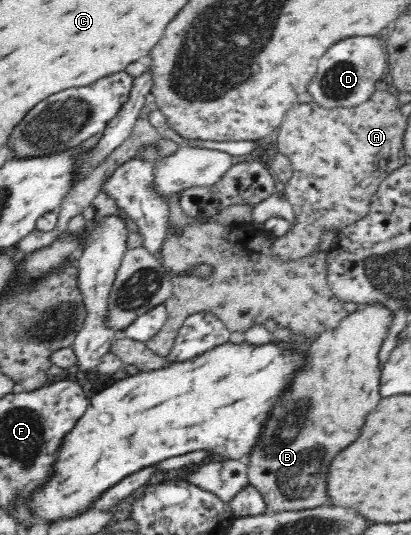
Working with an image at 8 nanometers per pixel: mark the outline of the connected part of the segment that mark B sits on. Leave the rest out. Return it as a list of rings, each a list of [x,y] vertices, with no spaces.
[[[383,303],[374,305],[358,304],[358,309],[340,320],[336,329],[323,331],[315,336],[315,341],[305,351],[306,367],[296,371],[292,385],[284,397],[274,403],[264,431],[247,457],[247,477],[264,496],[266,509],[270,512],[298,511],[315,508],[328,503],[330,496],[326,490],[328,467],[332,459],[350,443],[366,423],[366,415],[380,401],[381,369],[378,366],[378,352],[386,338],[394,313]]]

